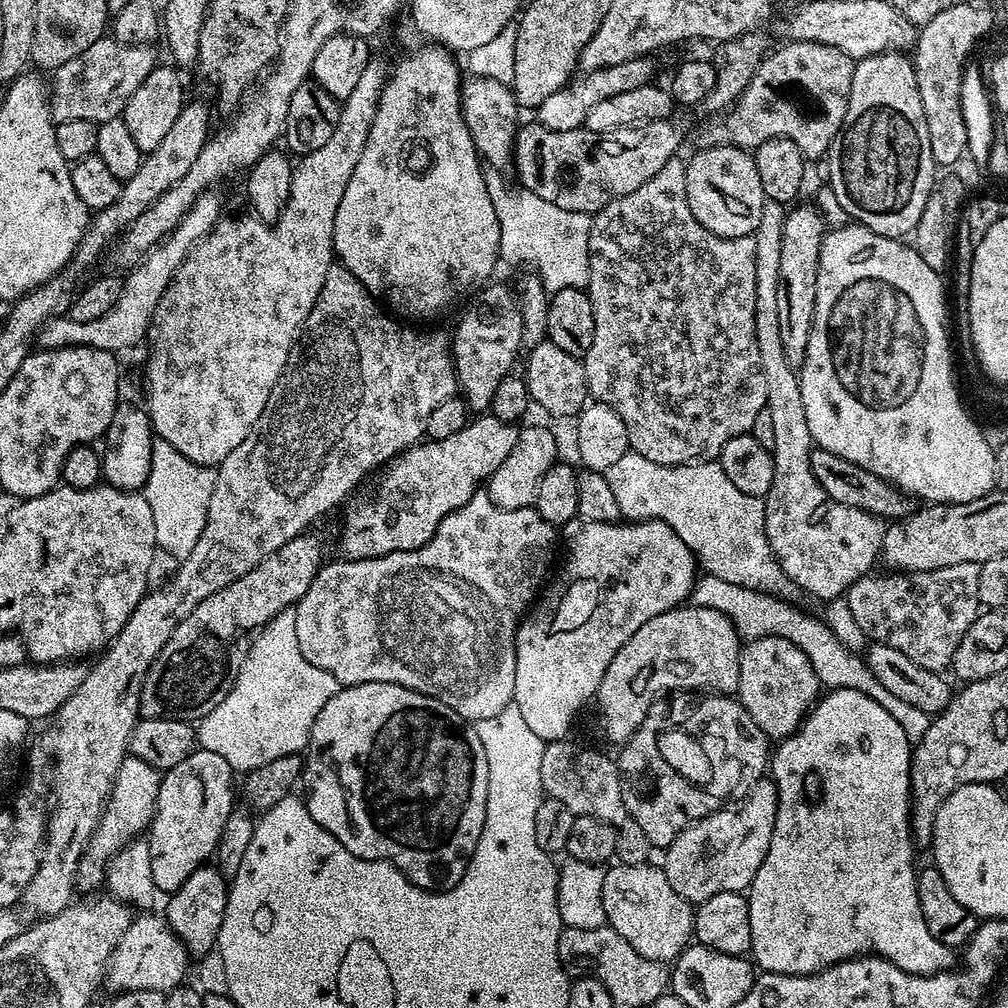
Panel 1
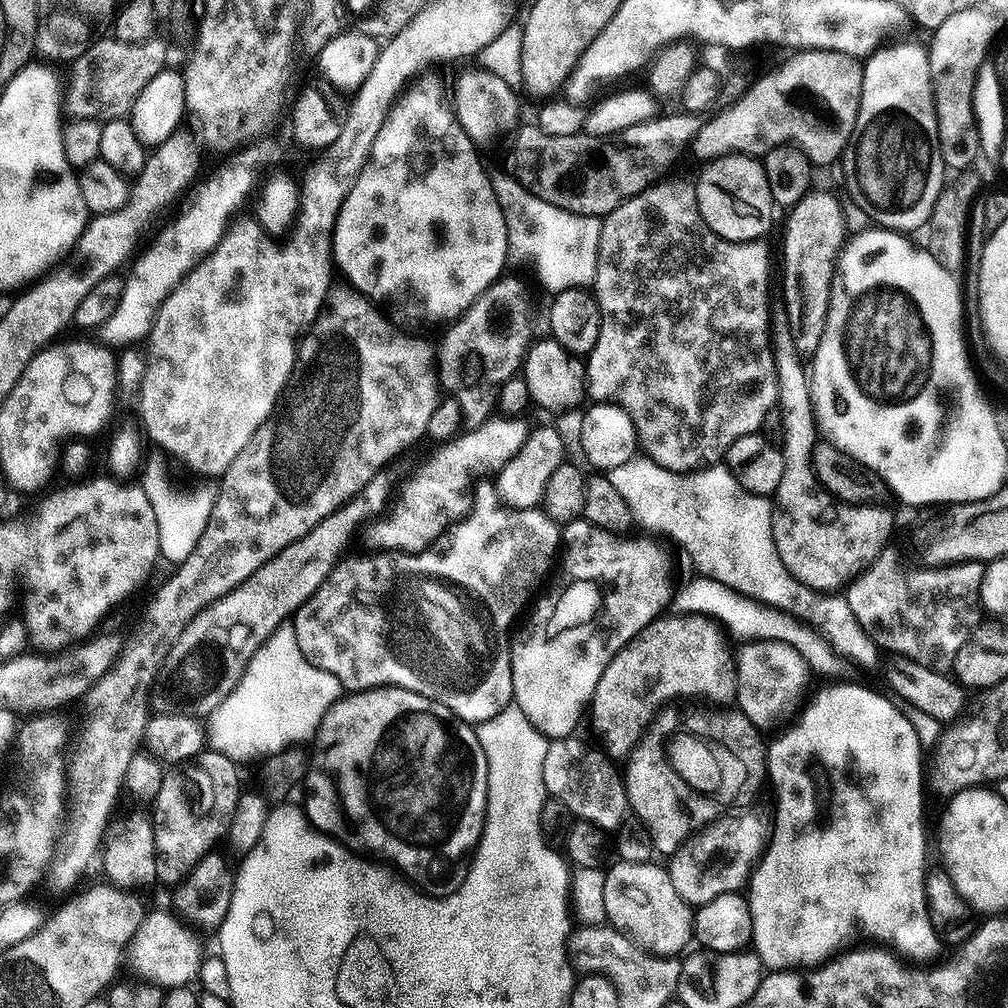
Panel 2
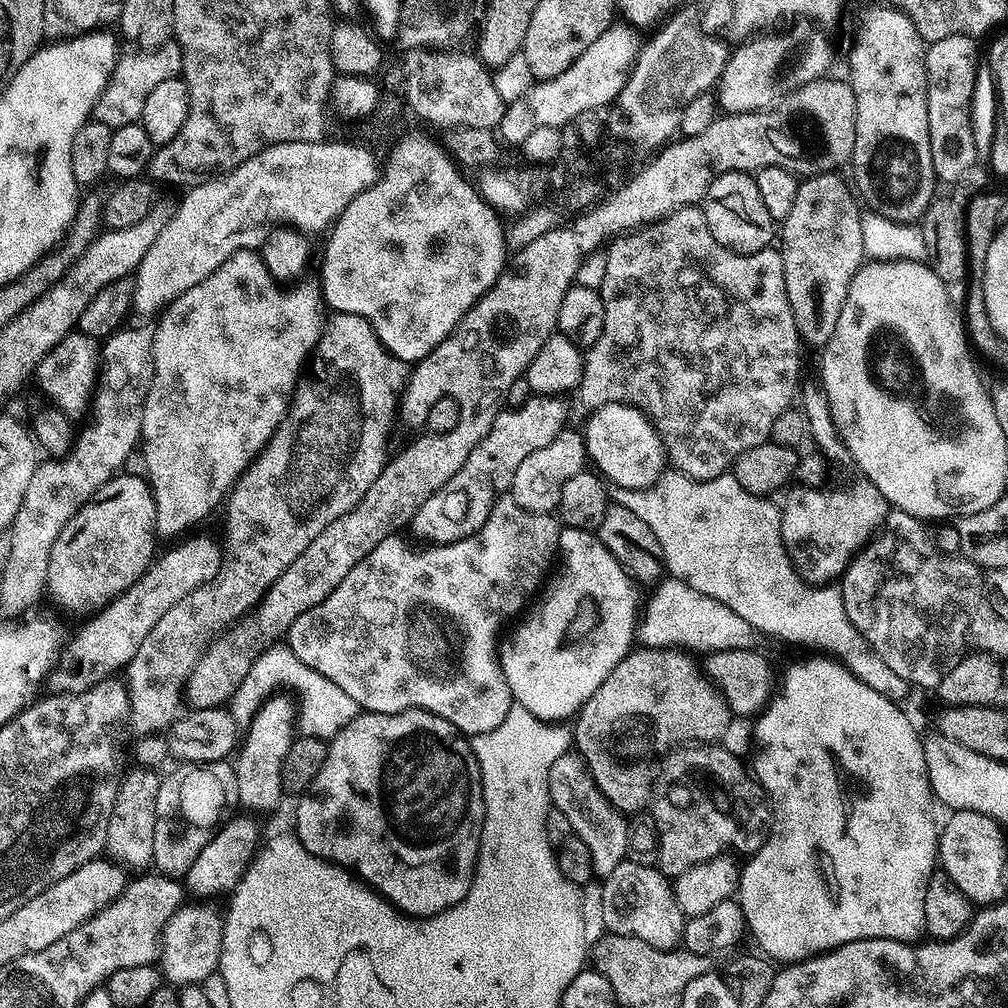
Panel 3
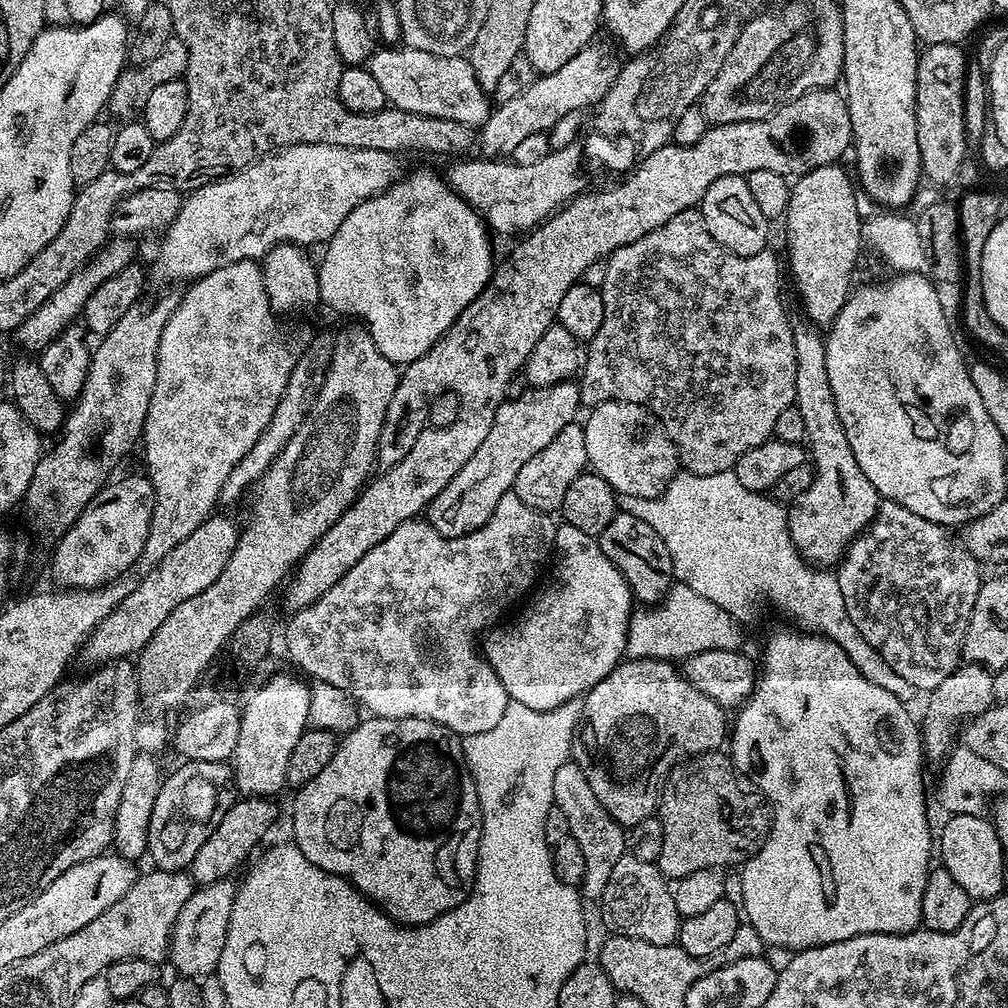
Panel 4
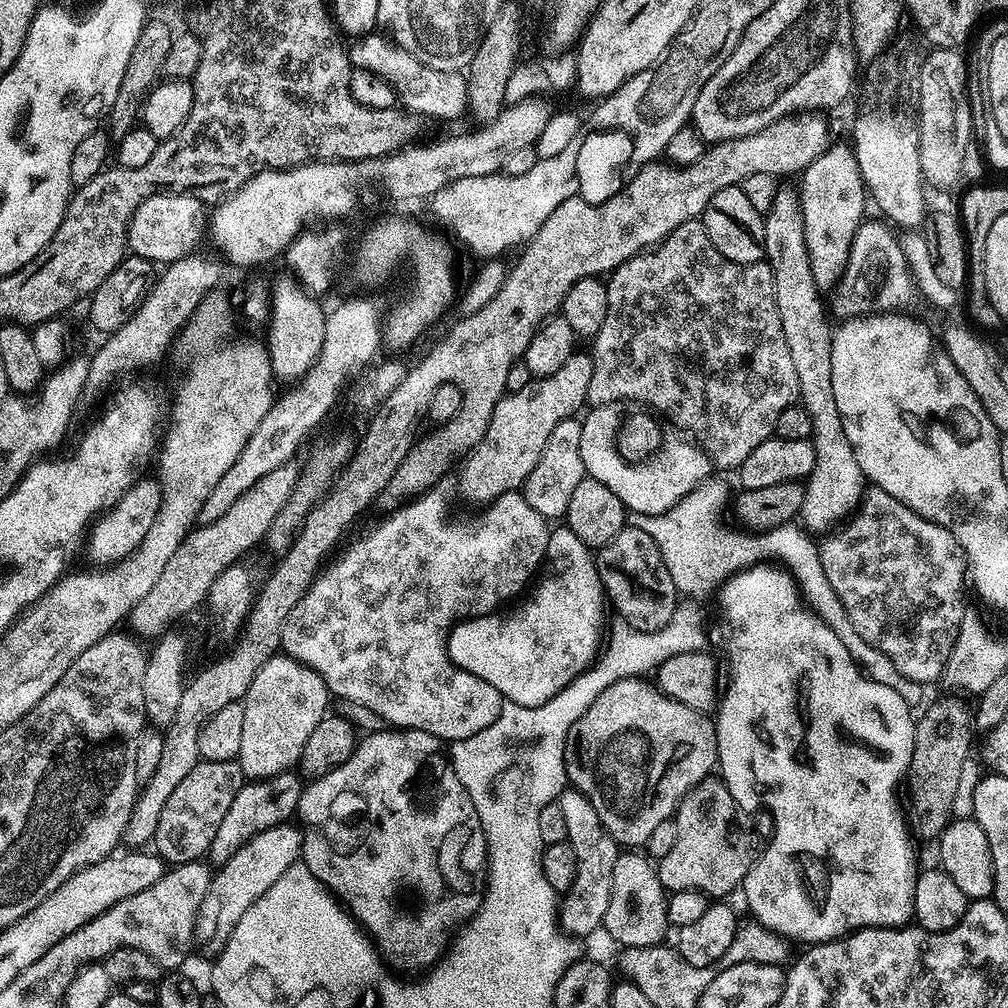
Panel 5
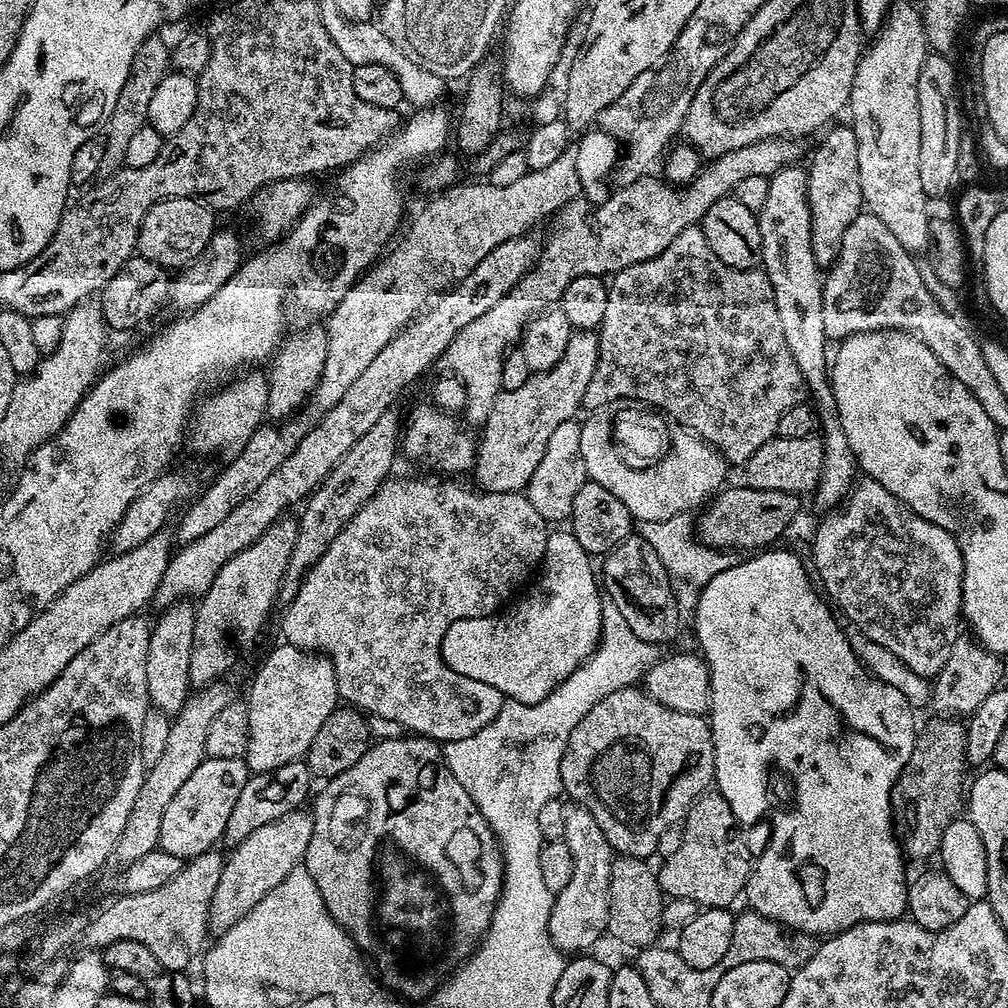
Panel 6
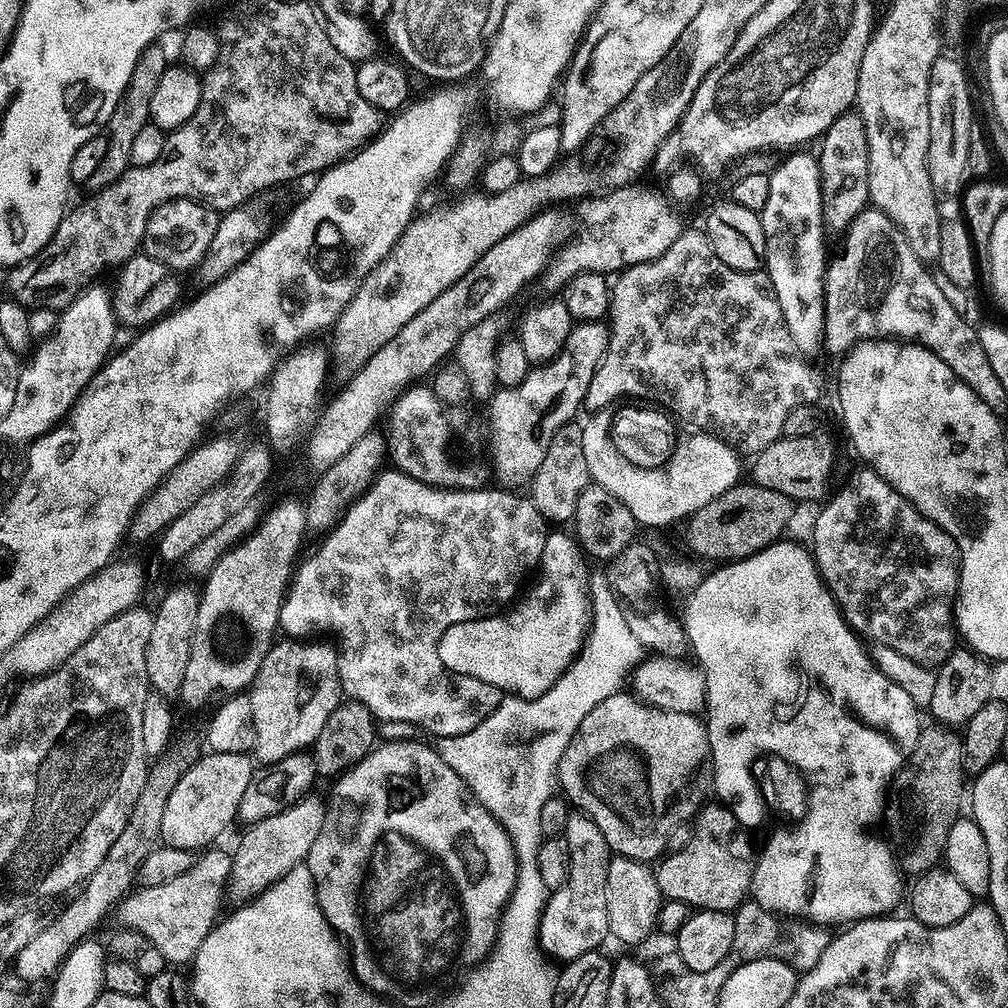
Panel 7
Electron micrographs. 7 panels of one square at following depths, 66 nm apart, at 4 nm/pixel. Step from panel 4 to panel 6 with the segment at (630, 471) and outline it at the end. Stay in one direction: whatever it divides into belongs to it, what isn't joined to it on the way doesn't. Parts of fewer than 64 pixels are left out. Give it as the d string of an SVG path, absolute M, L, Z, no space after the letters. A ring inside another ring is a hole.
M596 410L589 416L592 417L588 421L585 419L580 426L582 462L586 462L588 479L606 486L606 490L610 490L610 494L614 494L614 498L618 498L618 502L622 502L637 521L669 520L687 513L691 504L700 504L704 499L707 501L713 494L721 491L725 483L724 475L730 471L730 465L706 441L692 434L677 435L668 448L664 464L660 464L656 472L628 472L628 468L624 468L624 464L620 464L620 460L616 460L616 456L612 456L608 448L610 425L606 411Z

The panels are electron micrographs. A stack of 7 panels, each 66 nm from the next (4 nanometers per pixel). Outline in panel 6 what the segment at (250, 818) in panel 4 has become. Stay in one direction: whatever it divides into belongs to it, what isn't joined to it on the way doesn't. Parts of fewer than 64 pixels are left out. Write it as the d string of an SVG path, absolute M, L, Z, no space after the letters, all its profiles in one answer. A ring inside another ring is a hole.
M303 759L286 762L286 766L278 766L269 772L249 775L246 786L242 786L242 794L238 794L238 802L234 802L234 810L230 810L230 820L226 822L223 839L229 840L229 845L232 846L241 844L246 838L246 834L254 834L254 830L258 830L258 826L266 826L266 822L274 822L286 814L297 811L303 805L300 803L307 798L308 787L312 783L314 783L314 777L308 771L308 765Z

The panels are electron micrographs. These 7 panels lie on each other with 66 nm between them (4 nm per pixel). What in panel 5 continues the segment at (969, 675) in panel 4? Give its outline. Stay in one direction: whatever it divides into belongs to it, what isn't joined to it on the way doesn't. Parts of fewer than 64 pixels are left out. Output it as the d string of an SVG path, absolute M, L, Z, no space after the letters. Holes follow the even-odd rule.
M948 696L945 700L940 700L937 704L929 703L927 707L923 709L924 713L919 713L918 719L916 720L916 737L914 738L914 754L910 758L910 766L908 767L908 775L906 777L906 788L908 784L908 804L906 803L906 816L910 821L910 828L917 837L921 836L924 840L935 841L939 837L940 833L948 827L950 821L953 819L952 806L954 804L954 793L958 790L958 778L962 776L962 770L964 765L969 763L970 756L968 756L968 751L972 748L972 732L974 733L974 716L970 711L969 705L968 708L960 700L955 700L954 697Z

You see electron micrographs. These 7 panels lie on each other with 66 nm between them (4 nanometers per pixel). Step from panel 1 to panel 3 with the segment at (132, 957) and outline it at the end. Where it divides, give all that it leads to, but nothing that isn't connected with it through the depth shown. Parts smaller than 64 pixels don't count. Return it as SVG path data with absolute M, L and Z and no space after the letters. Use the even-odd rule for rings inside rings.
M188 902L177 908L162 933L162 955L158 967L165 981L176 986L201 985L220 966L224 922L221 913L207 908L204 902Z

